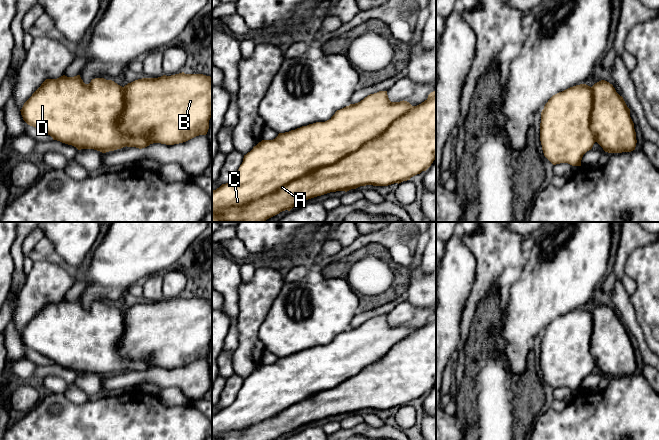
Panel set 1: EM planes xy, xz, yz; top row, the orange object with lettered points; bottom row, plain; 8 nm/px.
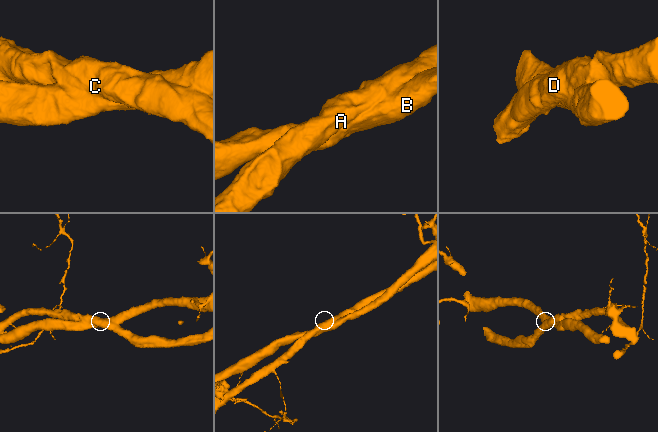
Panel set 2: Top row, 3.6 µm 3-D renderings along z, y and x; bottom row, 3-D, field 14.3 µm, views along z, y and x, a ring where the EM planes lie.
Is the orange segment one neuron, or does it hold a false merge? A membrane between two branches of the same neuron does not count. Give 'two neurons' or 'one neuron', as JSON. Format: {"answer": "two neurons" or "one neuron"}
{"answer": "two neurons"}

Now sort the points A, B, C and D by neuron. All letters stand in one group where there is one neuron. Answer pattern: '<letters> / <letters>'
A B / C D

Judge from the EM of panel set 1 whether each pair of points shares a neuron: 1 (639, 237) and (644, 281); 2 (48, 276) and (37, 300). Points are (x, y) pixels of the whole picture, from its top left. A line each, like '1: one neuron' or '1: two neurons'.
1: two neurons
2: one neuron

